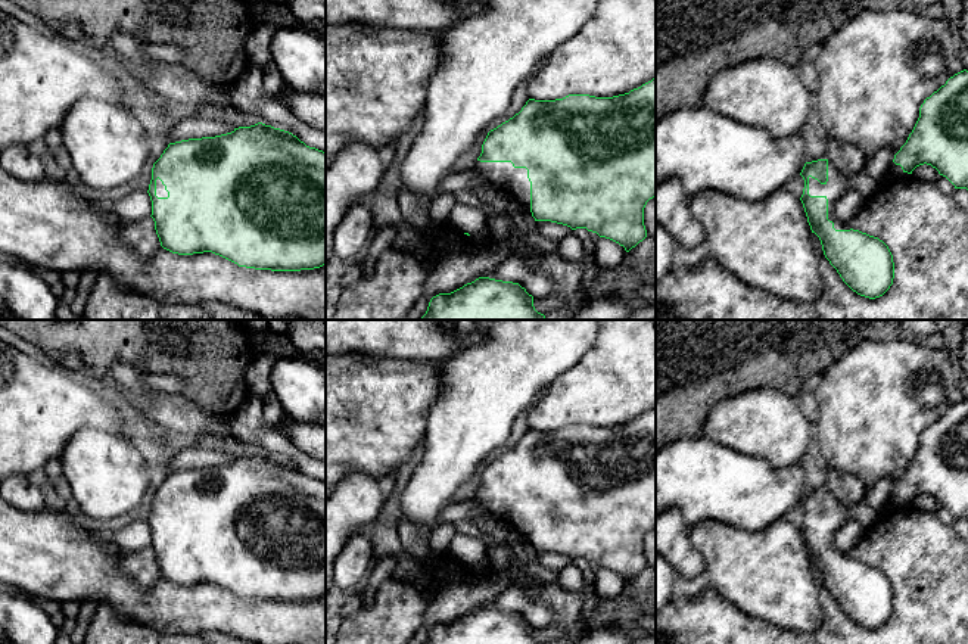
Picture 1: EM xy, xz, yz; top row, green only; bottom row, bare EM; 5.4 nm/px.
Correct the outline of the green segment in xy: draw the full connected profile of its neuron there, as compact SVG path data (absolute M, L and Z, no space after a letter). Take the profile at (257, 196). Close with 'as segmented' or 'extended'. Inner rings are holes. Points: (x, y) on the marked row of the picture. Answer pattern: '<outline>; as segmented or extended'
M258 122L250 127L239 127L231 133L189 139L169 143L161 158L153 164L152 180L147 190L152 200L152 218L161 246L172 253L193 255L212 252L239 267L271 271L301 271L326 265L326 152L306 146L289 131Z; extended

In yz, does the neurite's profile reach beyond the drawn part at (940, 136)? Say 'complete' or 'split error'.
split error

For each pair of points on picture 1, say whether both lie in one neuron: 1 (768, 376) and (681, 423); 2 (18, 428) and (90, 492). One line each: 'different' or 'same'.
1: same
2: different

